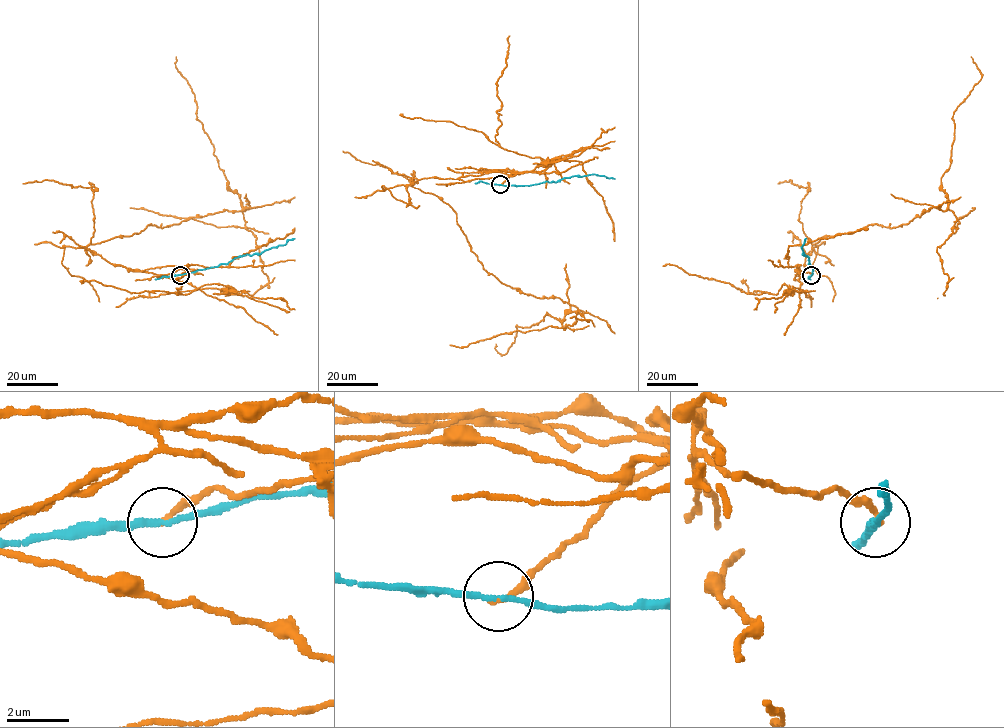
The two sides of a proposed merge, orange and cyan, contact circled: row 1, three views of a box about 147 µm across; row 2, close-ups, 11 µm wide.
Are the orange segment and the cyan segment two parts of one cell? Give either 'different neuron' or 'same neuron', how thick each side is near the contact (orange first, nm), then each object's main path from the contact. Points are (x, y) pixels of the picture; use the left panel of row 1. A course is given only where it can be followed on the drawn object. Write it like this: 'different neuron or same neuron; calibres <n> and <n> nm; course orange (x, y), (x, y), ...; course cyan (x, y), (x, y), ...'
different neuron; calibres 190 and 170 nm; course orange (180, 274), (193, 270), (128, 269), (87, 246), (150, 224), (264, 205), (244, 211), (229, 188), (176, 56); course cyan (180, 274), (228, 264), (244, 255), (261, 253), (294, 238)

